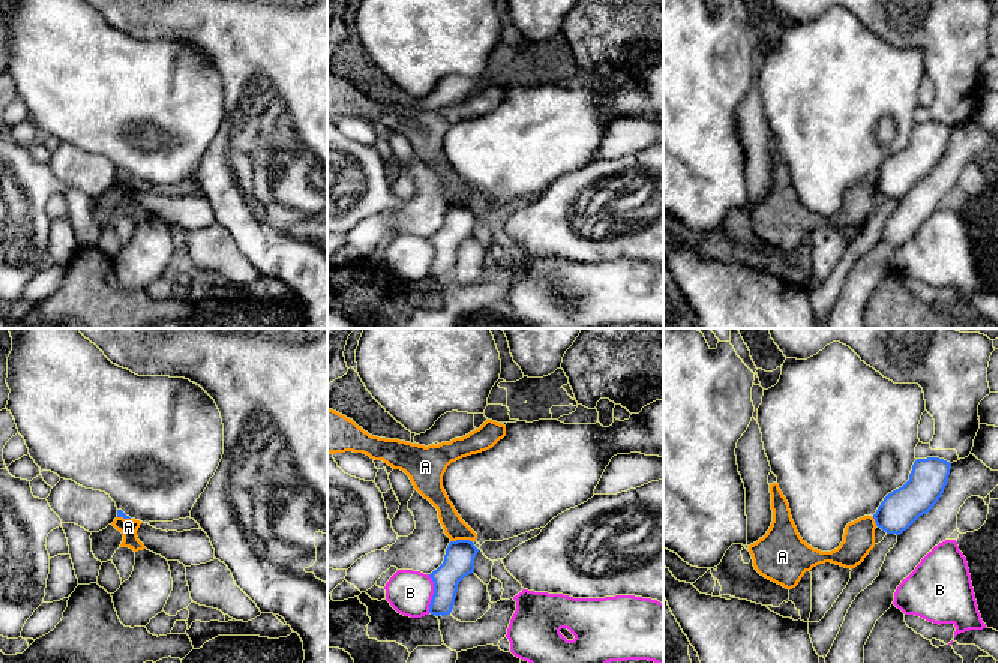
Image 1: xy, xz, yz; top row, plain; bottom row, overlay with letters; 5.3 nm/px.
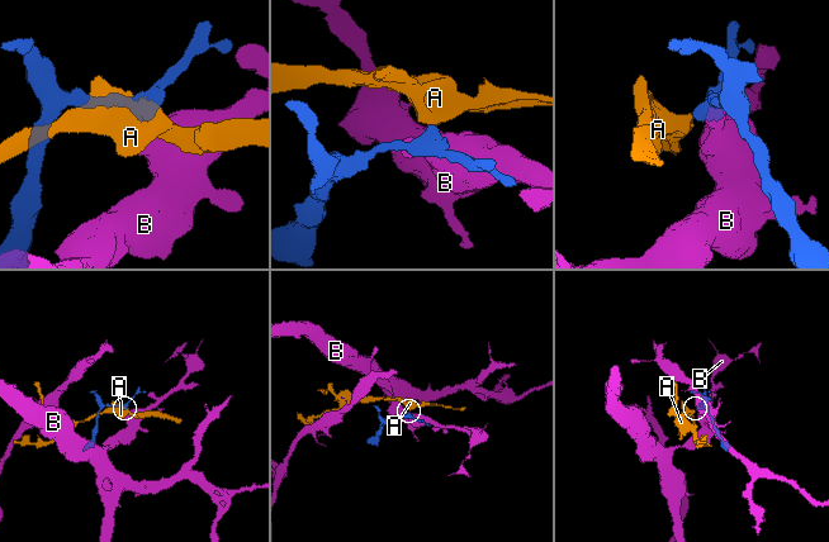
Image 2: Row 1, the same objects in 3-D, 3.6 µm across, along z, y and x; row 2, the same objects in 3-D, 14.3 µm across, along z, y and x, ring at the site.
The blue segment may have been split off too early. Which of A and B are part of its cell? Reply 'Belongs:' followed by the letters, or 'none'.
Belongs: none

